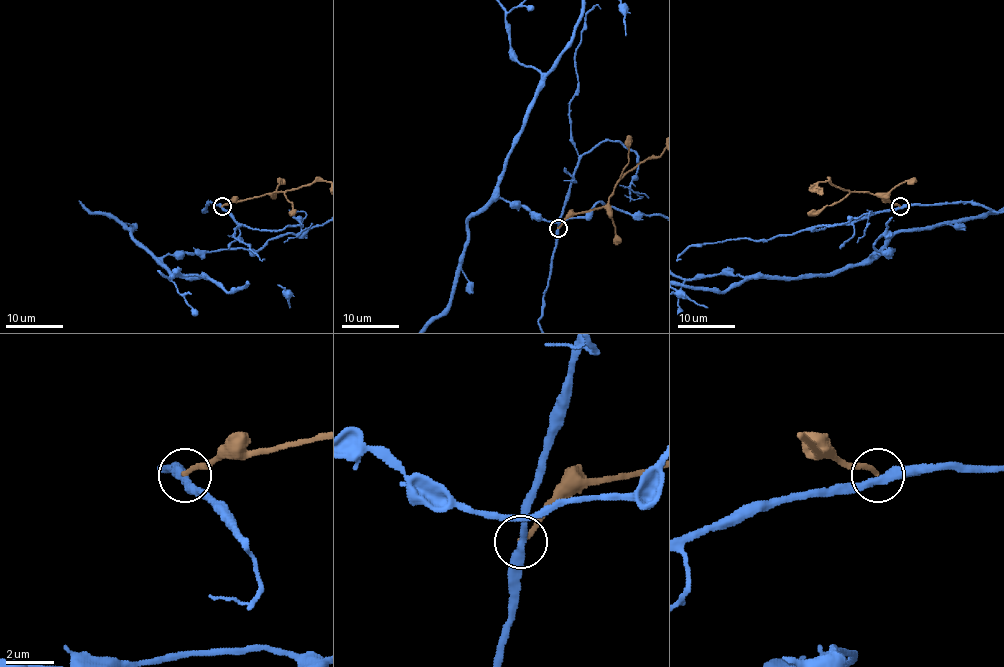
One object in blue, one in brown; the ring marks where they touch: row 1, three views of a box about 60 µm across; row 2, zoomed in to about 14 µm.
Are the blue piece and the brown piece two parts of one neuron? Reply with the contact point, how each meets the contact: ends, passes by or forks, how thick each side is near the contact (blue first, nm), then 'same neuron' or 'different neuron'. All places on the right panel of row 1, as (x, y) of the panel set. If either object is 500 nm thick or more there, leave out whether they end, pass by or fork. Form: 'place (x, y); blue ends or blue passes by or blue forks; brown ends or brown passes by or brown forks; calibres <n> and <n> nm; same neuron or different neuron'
place (900, 206); blue passes by; brown ends; calibres 360 and 190 nm; different neuron

